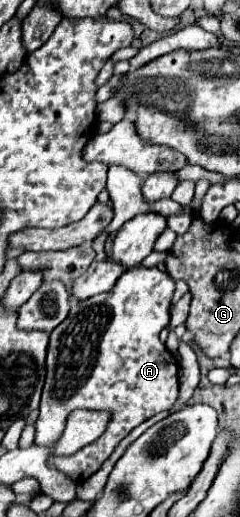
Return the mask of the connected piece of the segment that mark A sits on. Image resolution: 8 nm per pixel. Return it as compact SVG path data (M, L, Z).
M135 265L123 271L109 293L99 293L73 305L67 319L53 329L35 443L53 445L73 409L107 409L113 417L107 431L91 447L83 447L83 451L69 457L51 457L51 467L71 479L91 477L139 423L175 403L179 363L159 341L161 329L169 323L173 291L175 281L165 269Z

